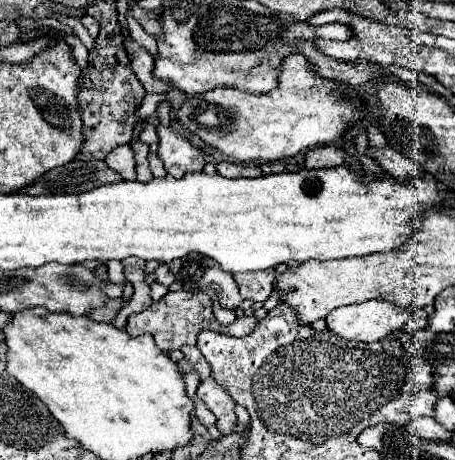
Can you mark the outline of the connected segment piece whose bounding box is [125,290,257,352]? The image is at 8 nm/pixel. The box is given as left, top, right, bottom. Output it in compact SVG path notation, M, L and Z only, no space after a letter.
M179 290L179 292L169 292L167 296L163 296L159 302L153 302L147 310L139 312L139 314L133 314L129 316L127 320L127 326L125 330L131 334L131 336L141 336L141 334L151 334L155 338L155 344L163 350L163 352L171 352L171 350L177 350L185 344L191 344L195 346L197 342L197 336L203 328L211 328L211 330L219 330L223 334L231 334L235 338L241 338L241 336L247 336L257 324L257 318L255 316L237 316L237 320L229 326L223 326L213 310L211 310L211 298L205 294L205 292L199 292L199 294L191 294L187 290Z

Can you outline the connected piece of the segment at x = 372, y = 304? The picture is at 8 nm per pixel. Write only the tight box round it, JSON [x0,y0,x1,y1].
[325,300,409,342]

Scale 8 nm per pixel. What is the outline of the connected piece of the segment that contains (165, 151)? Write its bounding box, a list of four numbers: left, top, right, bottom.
[157,126,205,178]

